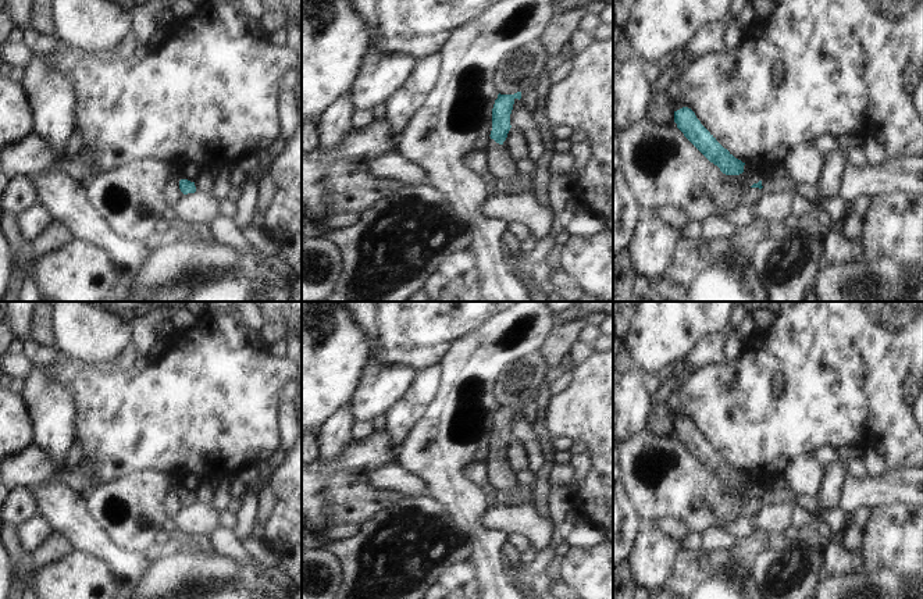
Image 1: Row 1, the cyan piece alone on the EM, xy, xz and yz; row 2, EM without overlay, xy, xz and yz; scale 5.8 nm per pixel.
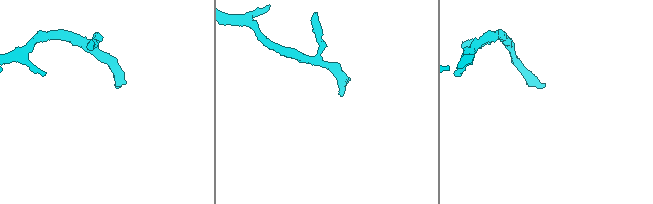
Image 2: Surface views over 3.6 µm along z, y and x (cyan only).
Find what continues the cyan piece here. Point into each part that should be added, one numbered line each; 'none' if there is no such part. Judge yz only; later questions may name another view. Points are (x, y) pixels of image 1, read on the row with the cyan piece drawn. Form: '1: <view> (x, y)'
1: yz (779, 181)

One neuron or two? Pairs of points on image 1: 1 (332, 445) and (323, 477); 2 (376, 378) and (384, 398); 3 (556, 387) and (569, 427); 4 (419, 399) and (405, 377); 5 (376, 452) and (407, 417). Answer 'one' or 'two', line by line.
1: two
2: one
3: two
4: two
5: two

